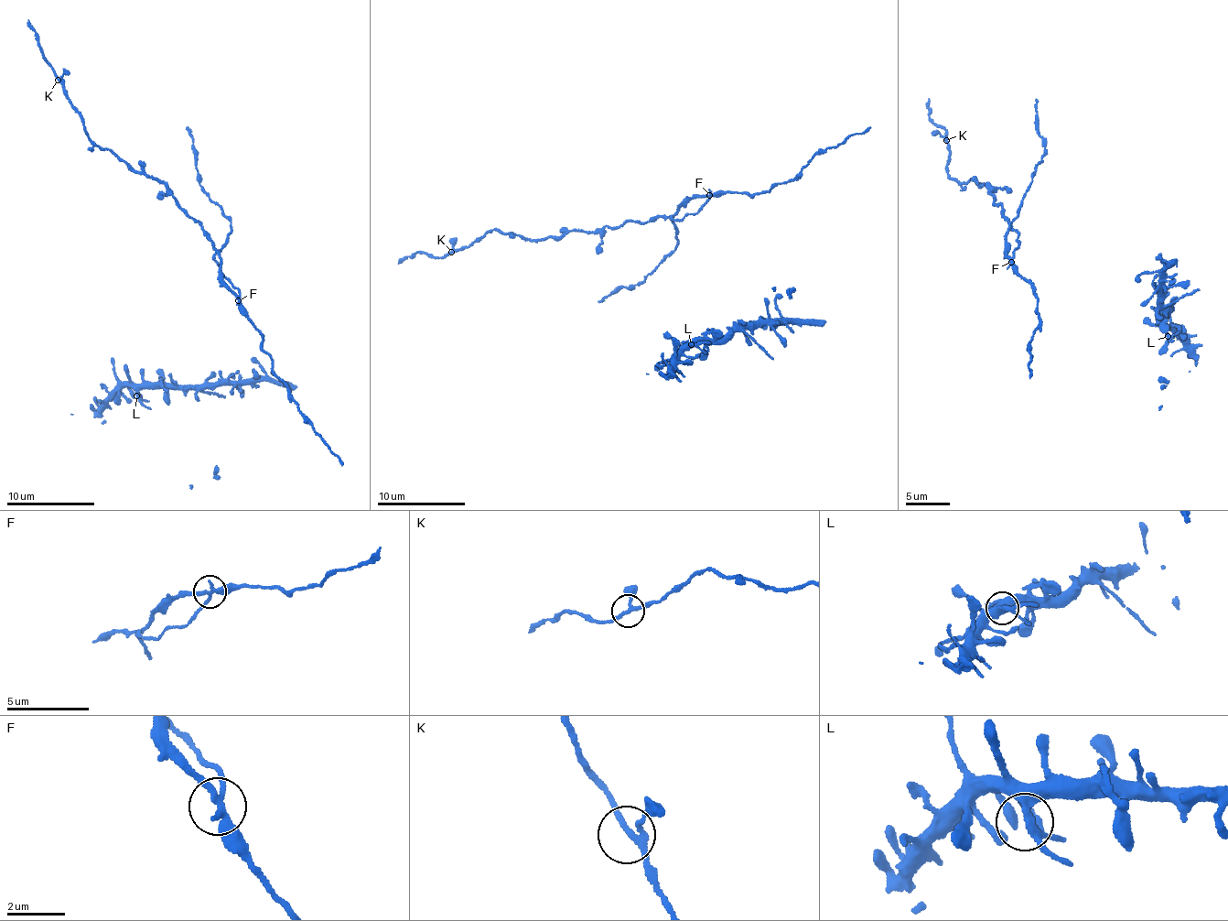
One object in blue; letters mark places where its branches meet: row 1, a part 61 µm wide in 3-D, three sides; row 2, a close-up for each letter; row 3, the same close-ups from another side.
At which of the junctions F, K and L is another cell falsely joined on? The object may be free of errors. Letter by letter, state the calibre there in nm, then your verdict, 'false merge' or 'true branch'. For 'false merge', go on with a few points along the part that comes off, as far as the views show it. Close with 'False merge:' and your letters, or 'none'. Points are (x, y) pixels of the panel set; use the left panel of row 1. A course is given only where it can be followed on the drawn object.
F: 240 nm thick; false merge; foreign part runs (239, 301), (240, 289), (221, 273), (214, 257), (231, 229), (231, 218), (210, 200), (200, 185), (188, 125)
K: 190 nm thick; true branch
L: 240 nm thick; true branch
False merge: F

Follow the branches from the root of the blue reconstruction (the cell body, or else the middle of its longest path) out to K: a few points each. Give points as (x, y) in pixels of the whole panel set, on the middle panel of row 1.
K: (704, 196), (688, 200), (665, 219), (592, 232), (566, 230), (558, 238), (532, 240), (495, 229), (451, 252)

